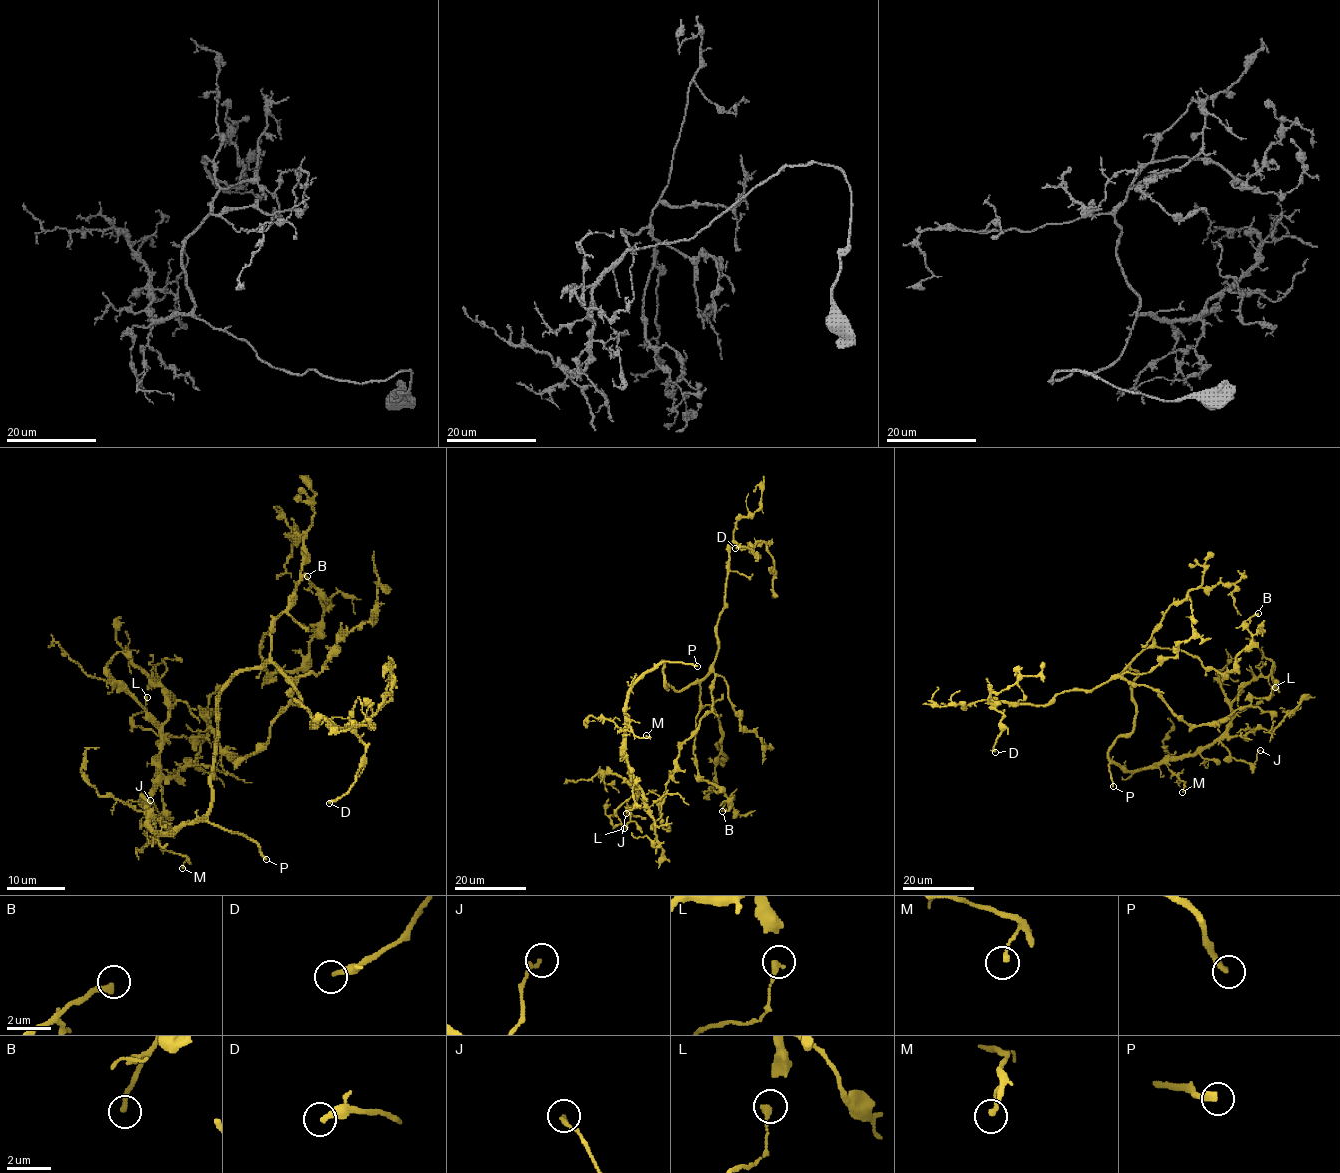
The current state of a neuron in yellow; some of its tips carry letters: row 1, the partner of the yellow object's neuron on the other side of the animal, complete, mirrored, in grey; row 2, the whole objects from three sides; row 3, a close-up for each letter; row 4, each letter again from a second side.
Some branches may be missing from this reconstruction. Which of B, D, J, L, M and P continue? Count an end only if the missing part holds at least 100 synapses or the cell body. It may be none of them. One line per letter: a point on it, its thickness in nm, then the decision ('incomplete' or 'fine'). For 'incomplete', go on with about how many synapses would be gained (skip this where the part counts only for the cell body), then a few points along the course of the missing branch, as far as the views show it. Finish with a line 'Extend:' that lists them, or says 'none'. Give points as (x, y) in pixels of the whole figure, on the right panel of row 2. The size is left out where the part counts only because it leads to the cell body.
B: (1258, 613) | 260 nm | fine
D: (995, 752) | 280 nm | fine
J: (1260, 750) | 170 nm | fine
L: (1275, 687) | 180 nm | fine
M: (1182, 792) | 180 nm | fine
P: (1113, 786) | 280 nm | incomplete | (1113, 786), (1110, 810), (1092, 828), (1055, 832), (1079, 855), (1133, 879), (1158, 867), (1178, 869), (1205, 851)
Extend: P

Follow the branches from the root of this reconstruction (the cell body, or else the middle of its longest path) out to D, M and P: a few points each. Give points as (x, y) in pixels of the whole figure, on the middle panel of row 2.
D: (665, 687), (679, 691), (695, 684), (716, 658), (729, 547), (751, 548), (758, 556), (735, 548)
M: (665, 687), (663, 661), (661, 661), (630, 692), (626, 705), (630, 726), (635, 735), (648, 737), (646, 735)
P: (665, 687), (662, 661), (697, 666)

